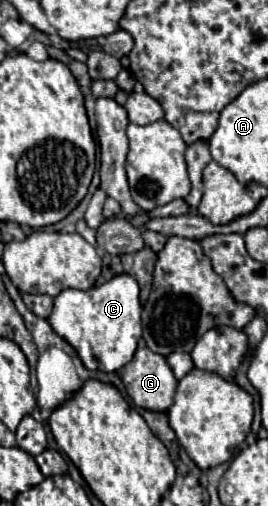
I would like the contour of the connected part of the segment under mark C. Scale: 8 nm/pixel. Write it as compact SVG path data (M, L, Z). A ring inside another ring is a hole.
M124 273L88 291L64 289L54 297L54 309L48 317L48 323L50 327L54 327L54 333L58 333L76 349L86 369L98 369L106 373L118 371L134 357L138 339L142 337L142 307L138 301L138 293L140 289L136 279Z

